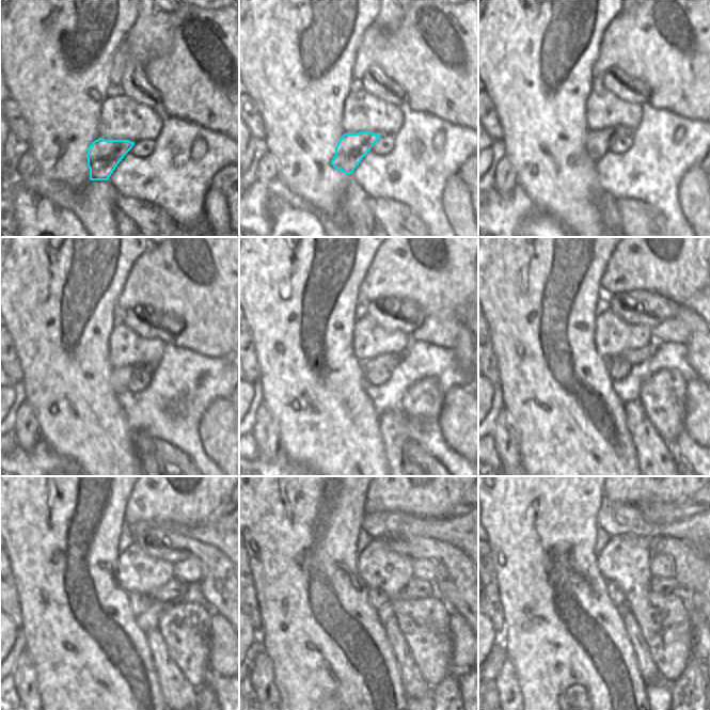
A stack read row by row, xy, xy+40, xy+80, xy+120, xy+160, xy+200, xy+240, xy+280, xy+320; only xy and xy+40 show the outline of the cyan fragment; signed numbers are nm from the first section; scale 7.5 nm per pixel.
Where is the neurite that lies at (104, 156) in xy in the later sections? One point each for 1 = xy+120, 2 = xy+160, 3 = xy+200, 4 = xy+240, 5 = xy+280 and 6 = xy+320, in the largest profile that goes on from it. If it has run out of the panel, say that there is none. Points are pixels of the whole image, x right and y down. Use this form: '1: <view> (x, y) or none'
1: xy+120 (120, 377)
2: xy+160 (390, 361)
3: xy+200 (633, 357)
4: xy+240 (175, 588)
5: xy+280 (416, 588)
6: xy+320 (662, 585)

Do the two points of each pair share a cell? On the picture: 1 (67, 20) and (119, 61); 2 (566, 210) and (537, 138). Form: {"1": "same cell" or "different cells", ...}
{"1": "different cells", "2": "same cell"}

